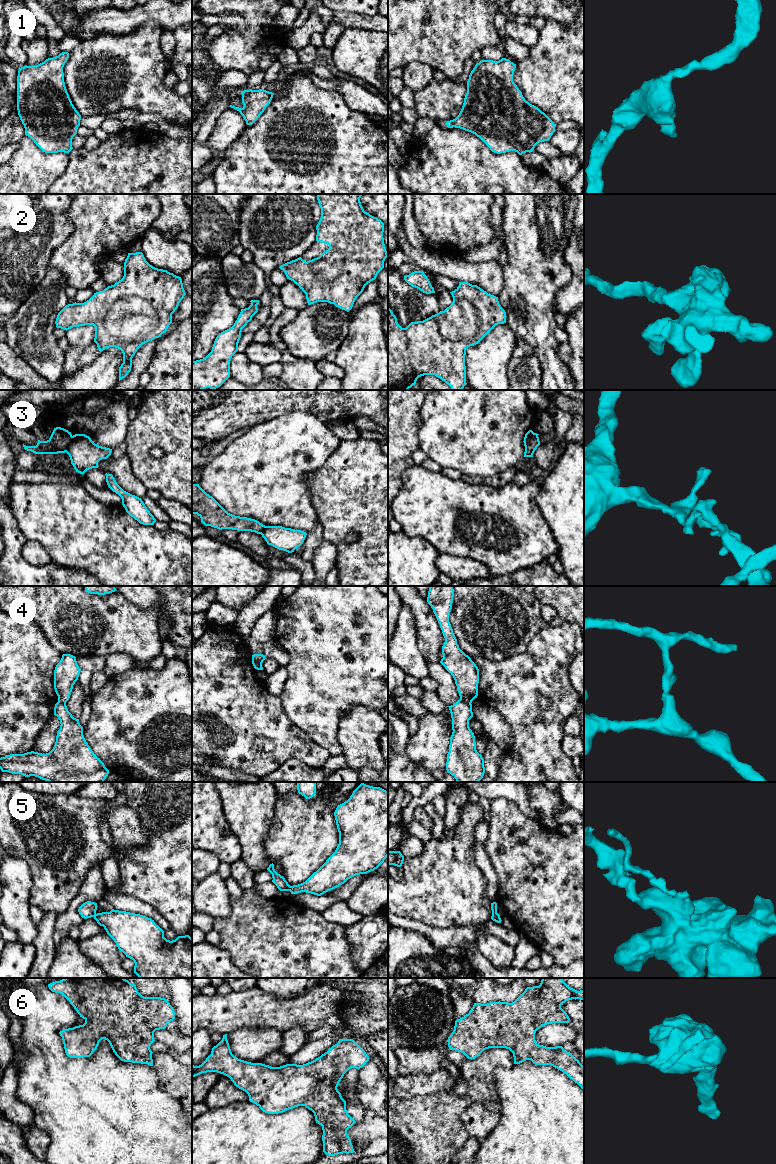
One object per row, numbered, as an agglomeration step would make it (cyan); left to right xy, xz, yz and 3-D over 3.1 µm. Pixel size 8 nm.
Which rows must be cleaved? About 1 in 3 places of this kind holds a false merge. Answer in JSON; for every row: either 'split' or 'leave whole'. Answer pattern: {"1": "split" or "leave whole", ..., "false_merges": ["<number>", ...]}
{"1": "leave whole", "2": "leave whole", "3": "split", "4": "split", "5": "split", "6": "leave whole", "false_merges": ["3", "4", "5"]}

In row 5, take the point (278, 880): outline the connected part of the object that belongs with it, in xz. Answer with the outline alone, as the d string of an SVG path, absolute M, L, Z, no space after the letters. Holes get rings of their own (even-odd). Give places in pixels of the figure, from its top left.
M270 864L267 870L272 874L272 882L277 886L280 891L289 891L290 885L283 876L278 874L274 869L274 864Z

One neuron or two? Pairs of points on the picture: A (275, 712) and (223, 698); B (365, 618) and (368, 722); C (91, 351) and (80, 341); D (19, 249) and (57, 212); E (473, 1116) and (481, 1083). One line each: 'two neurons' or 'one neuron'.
A: one neuron
B: two neurons
C: two neurons
D: one neuron
E: two neurons

